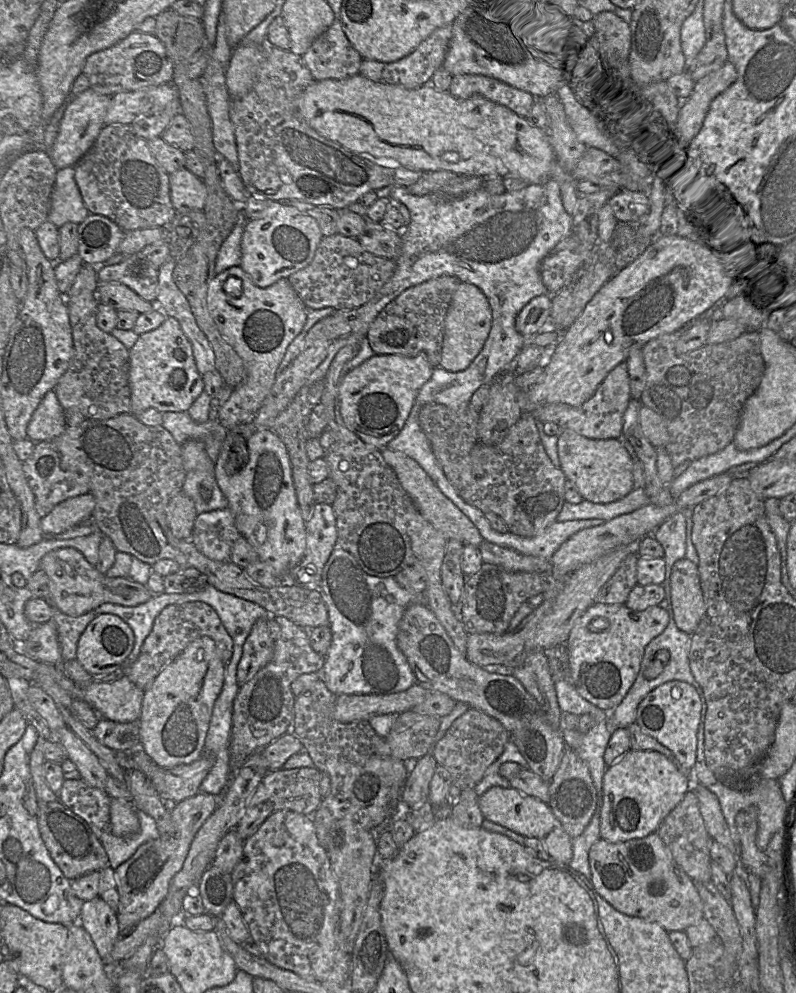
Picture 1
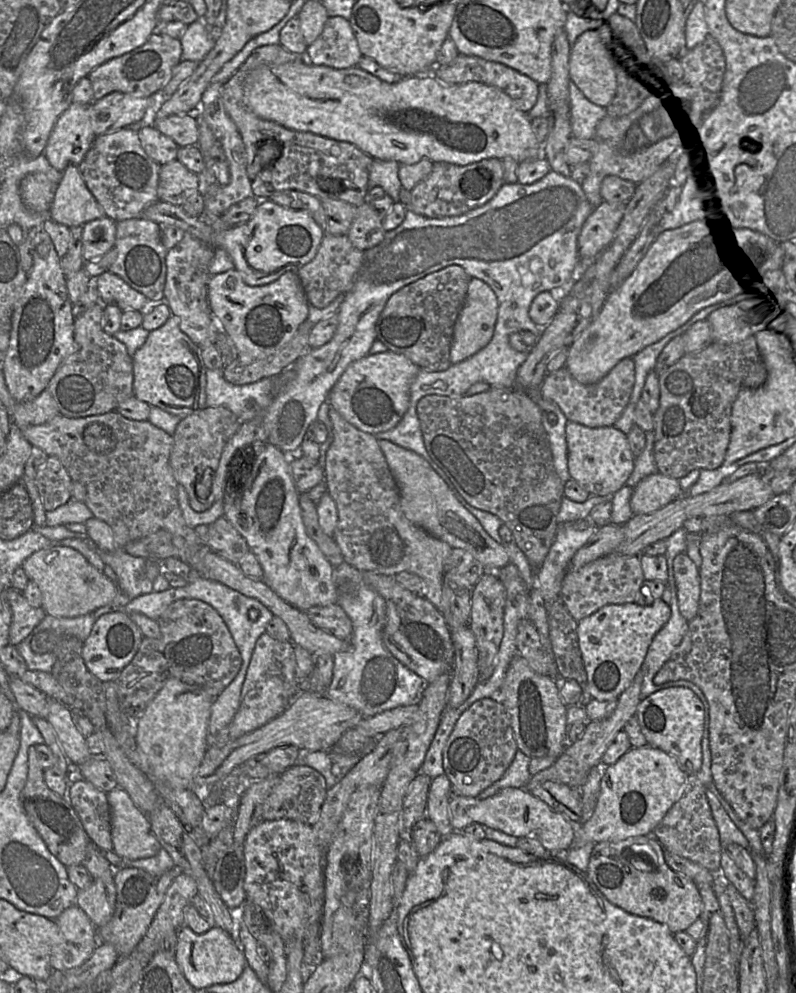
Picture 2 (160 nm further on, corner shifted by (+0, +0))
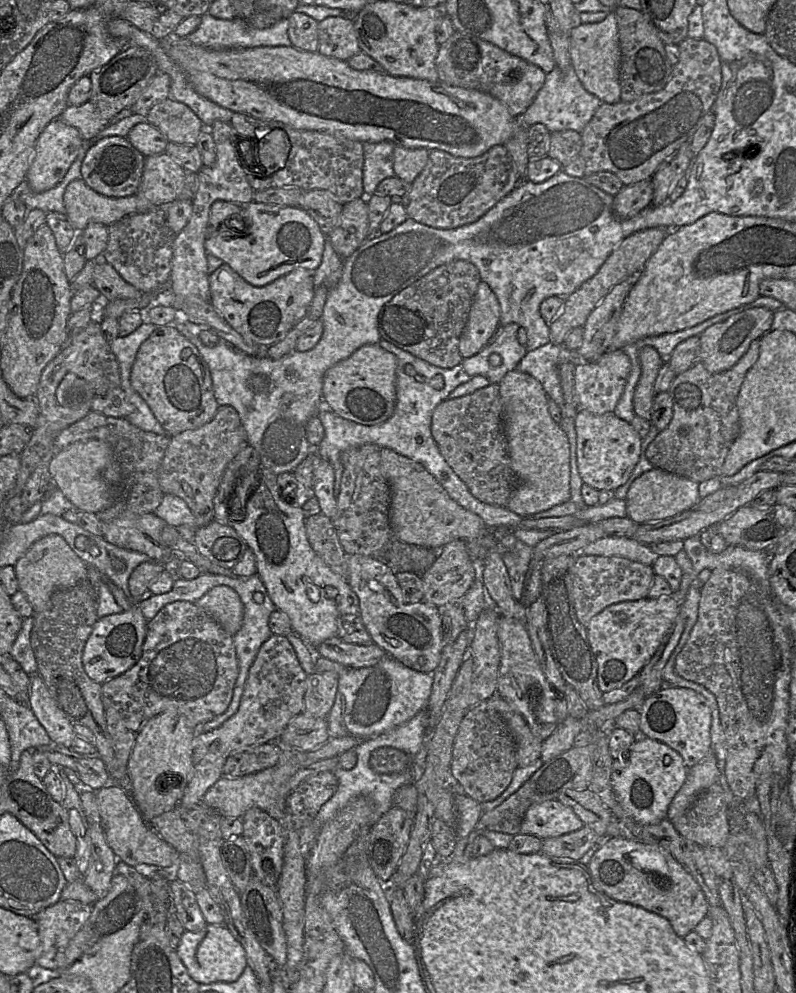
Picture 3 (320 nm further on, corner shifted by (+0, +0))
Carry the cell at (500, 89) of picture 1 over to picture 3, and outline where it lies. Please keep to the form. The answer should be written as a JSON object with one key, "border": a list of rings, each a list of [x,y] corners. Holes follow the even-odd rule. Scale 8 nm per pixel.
{"border":[[[455,31],[446,42],[439,45],[436,69],[439,81],[450,86],[475,89],[490,94],[504,103],[515,118],[520,118],[526,112],[536,94],[542,88],[546,77],[546,73],[538,66],[514,56],[494,44],[458,31]]]}

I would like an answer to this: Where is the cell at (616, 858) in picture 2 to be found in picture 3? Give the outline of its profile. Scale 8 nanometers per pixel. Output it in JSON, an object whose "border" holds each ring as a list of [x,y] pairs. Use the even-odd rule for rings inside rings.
{"border":[[[609,837],[588,863],[595,887],[610,898],[630,903],[666,918],[674,932],[684,938],[708,916],[709,904],[689,871],[665,848],[641,840]]]}

